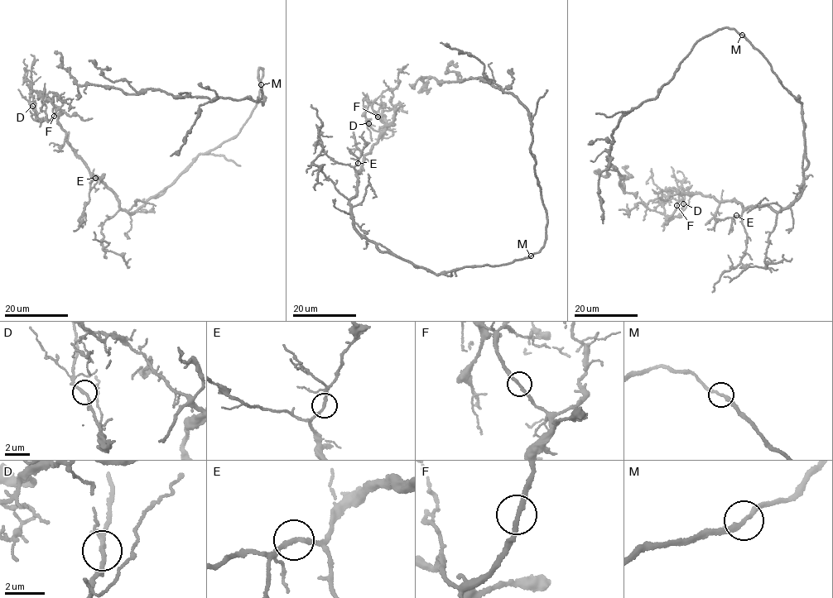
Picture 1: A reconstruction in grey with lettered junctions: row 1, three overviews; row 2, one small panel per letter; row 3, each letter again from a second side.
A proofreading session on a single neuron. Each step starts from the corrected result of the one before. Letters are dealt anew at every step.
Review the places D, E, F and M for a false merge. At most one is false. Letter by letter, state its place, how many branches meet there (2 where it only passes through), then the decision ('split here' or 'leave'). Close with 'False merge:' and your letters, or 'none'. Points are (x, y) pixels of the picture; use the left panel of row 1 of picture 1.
D: at (32, 106); 2 branches meet; leave
E: at (95, 178); 2 branches meet; leave
F: at (54, 116); 2 branches meet; leave
M: at (261, 84); 2 branches meet; leave
False merge: none

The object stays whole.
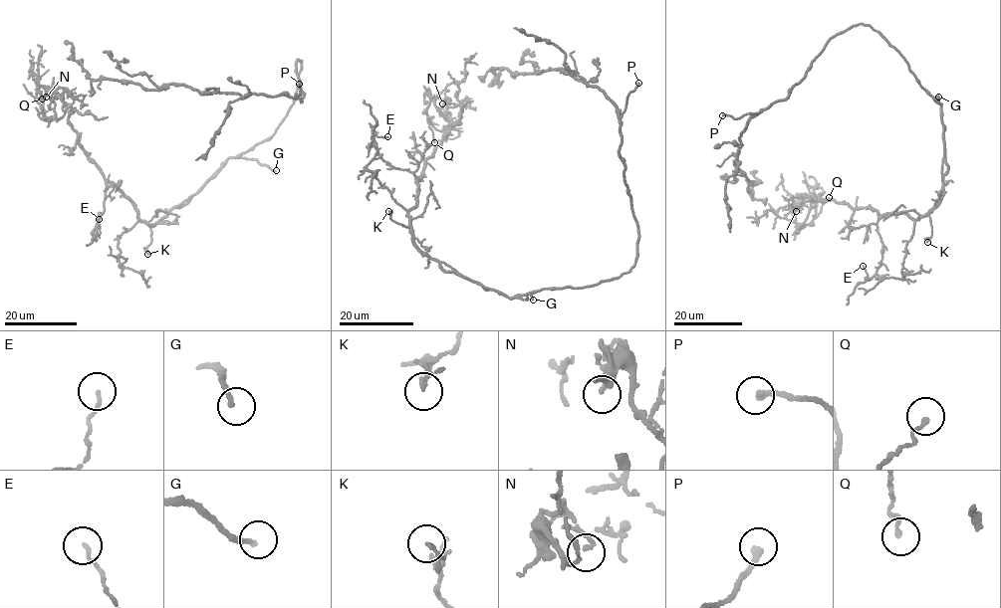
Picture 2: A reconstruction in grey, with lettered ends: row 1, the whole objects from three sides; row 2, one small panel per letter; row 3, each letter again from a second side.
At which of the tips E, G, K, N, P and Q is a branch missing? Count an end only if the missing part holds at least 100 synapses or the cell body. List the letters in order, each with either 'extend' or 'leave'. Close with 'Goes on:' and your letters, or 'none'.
E: leave
G: extend
K: leave
N: leave
P: leave
Q: leave
Goes on: G

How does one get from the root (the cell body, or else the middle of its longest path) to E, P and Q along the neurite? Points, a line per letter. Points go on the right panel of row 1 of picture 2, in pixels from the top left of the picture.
E: (905, 60), (941, 104), (940, 198), (913, 219), (881, 216), (880, 265), (871, 278), (863, 266)
P: (905, 60), (883, 36), (869, 26), (856, 25), (829, 41), (788, 98), (738, 118), (722, 115)
Q: (905, 60), (941, 104), (939, 201), (913, 219), (815, 199), (800, 225), (816, 217), (829, 197)

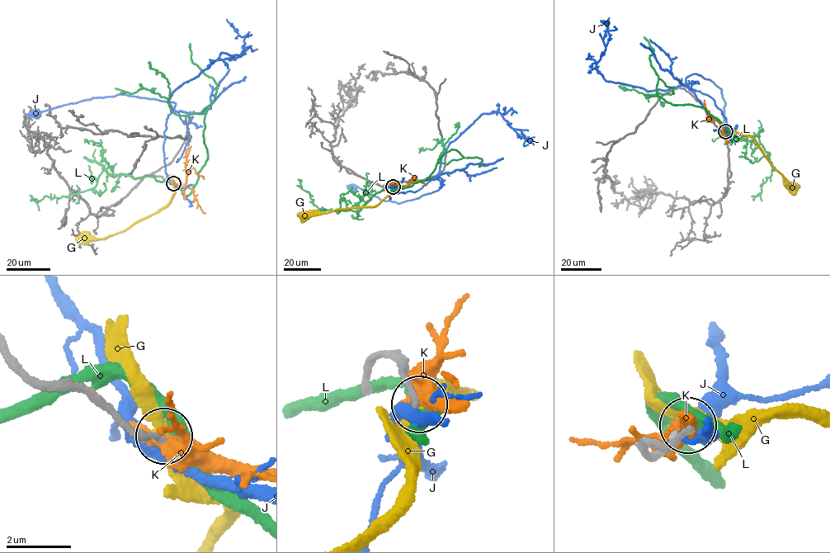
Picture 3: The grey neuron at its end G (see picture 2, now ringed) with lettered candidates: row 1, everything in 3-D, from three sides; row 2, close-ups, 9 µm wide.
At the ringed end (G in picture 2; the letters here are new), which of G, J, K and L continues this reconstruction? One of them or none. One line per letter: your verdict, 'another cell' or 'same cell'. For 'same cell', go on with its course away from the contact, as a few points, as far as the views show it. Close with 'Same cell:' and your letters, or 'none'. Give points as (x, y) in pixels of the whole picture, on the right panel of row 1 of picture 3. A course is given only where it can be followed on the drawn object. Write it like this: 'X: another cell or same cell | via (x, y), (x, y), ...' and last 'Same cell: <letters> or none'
G: another cell
J: another cell
K: another cell
L: another cell
Same cell: none

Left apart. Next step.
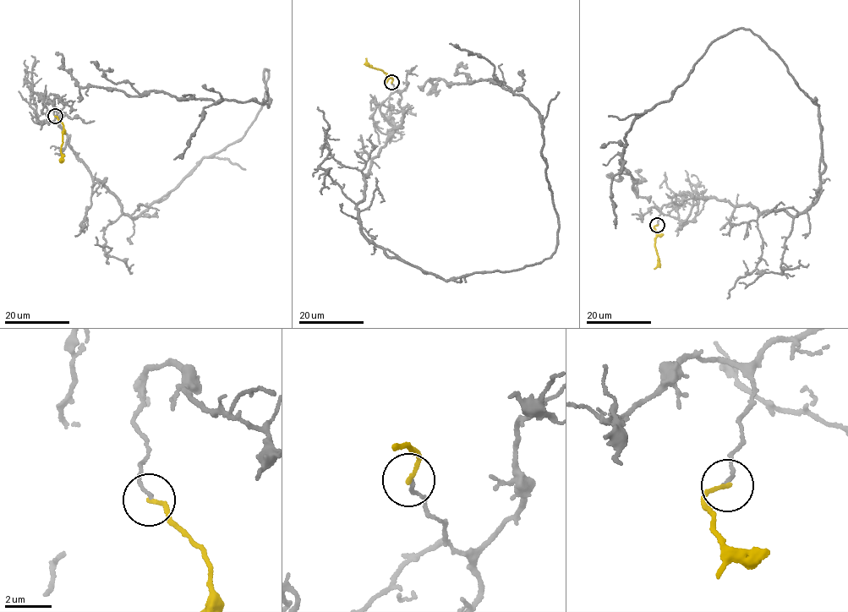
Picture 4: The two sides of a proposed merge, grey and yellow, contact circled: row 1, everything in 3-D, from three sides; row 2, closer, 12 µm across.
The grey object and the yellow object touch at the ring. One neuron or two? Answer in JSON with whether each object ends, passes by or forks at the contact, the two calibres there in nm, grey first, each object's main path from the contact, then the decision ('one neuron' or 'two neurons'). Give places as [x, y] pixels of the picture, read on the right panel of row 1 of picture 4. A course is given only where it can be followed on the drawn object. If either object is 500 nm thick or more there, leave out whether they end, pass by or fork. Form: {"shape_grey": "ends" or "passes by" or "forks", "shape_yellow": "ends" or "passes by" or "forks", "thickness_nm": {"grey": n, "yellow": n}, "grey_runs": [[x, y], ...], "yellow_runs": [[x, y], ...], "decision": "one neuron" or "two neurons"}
{"shape_grey": "ends", "shape_yellow": "ends", "thickness_nm": {"grey": 130, "yellow": 160}, "grey_runs": [[657, 225], [686, 192], [806, 210], [819, 106], [739, 29], [635, 117], [620, 163], [637, 193], [642, 170]], "yellow_runs": [[657, 226], [654, 229], [659, 265], [654, 269]], "decision": "two neurons"}

